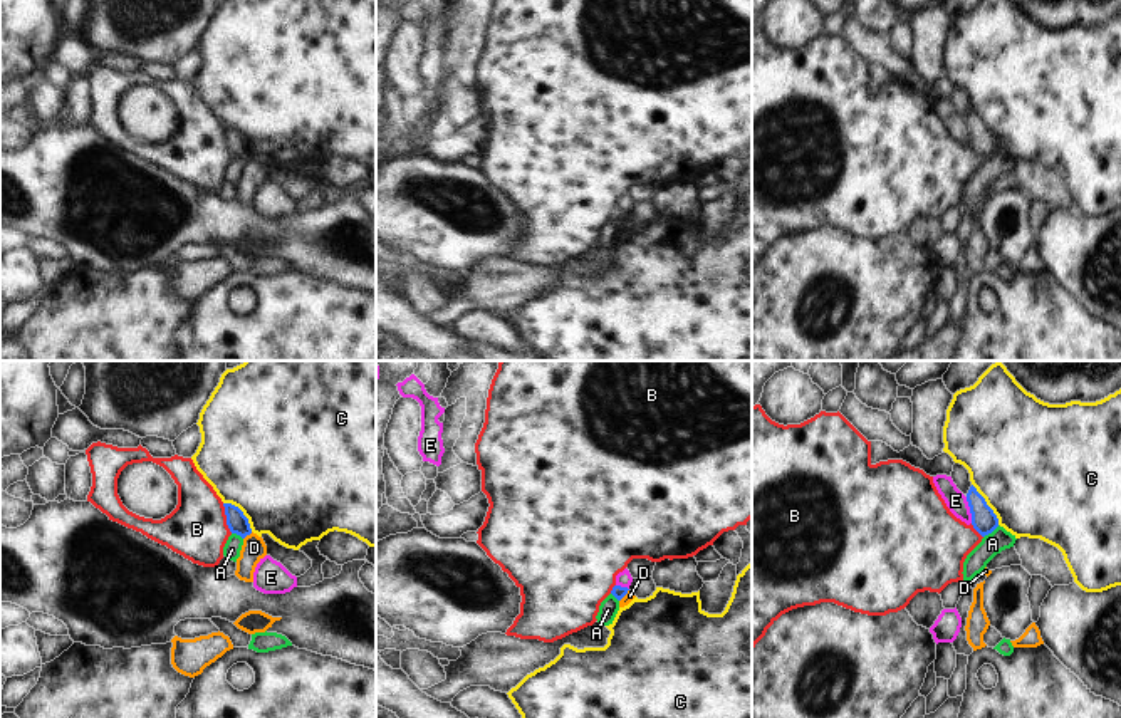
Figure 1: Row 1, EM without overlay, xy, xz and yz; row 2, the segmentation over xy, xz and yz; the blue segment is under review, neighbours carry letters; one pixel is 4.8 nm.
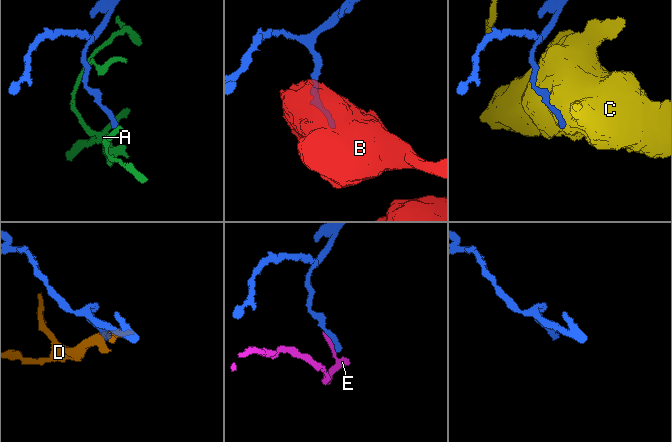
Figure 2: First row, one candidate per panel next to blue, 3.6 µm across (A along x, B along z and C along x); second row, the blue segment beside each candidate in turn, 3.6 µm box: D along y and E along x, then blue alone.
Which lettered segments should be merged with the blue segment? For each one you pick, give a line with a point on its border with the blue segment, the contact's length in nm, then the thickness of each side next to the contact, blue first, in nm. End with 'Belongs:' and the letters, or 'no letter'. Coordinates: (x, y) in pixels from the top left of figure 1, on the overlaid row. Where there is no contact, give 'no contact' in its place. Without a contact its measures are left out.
Belongs: no letter

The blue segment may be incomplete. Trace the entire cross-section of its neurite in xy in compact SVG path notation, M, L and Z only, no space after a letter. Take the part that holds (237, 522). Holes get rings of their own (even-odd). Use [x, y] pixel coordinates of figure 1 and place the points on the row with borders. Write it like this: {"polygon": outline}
{"polygon": "M223 503L223 507L225 507L227 525L230 532L240 535L242 538L250 535L252 528L243 512L232 503Z"}

